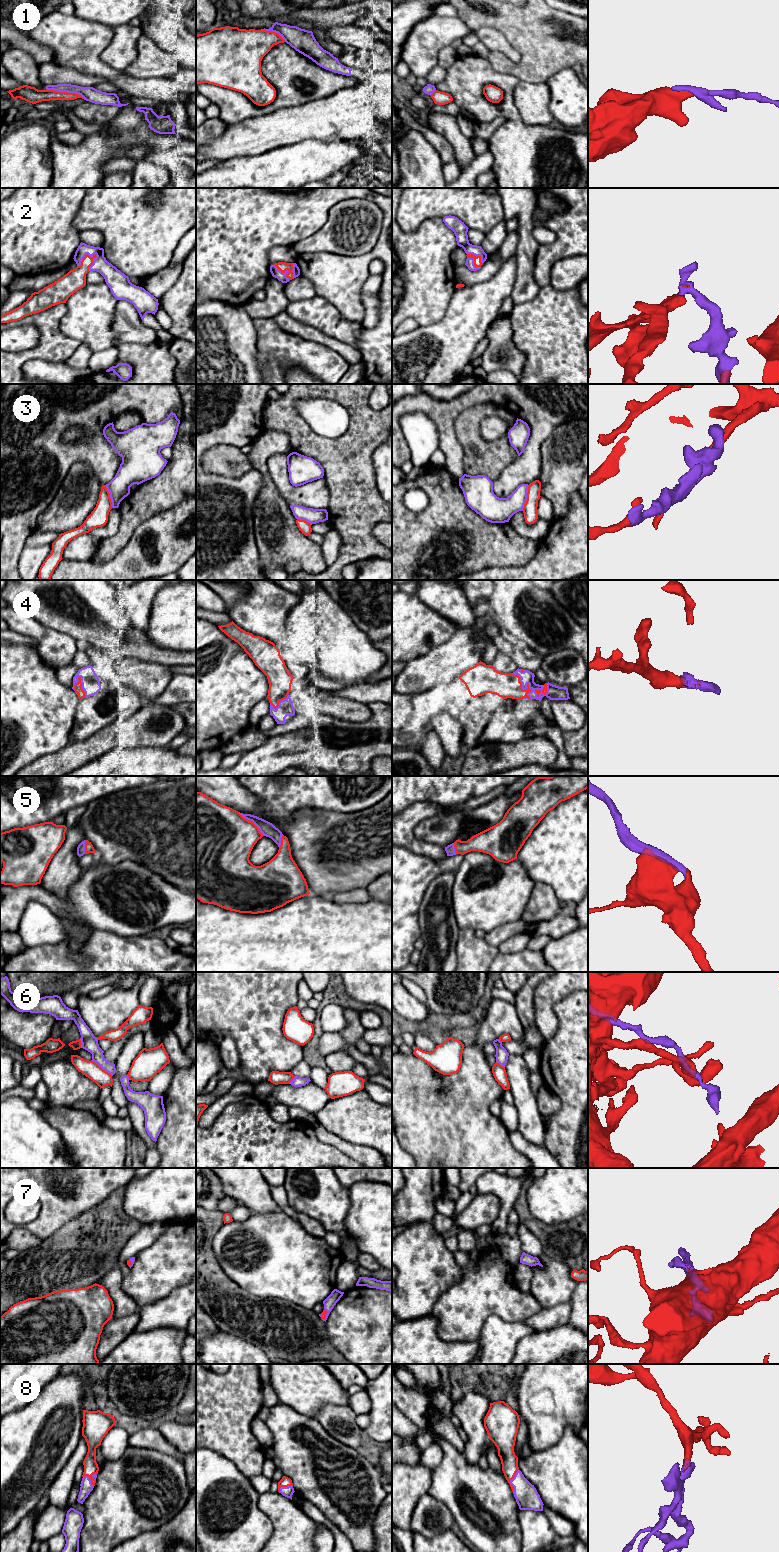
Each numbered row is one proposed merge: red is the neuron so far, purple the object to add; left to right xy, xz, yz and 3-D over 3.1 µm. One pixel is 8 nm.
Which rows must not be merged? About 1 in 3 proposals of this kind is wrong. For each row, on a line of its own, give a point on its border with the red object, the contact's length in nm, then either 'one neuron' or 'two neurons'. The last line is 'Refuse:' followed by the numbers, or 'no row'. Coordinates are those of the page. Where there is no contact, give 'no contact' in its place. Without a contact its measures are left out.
1: meets red in xy at (65, 92); contact 320 nm long; two neurons
2: meets red in xy at (85, 256); contact 190 nm long; one neuron
3: meets red in yz at (527, 498); contact 220 nm long; two neurons
4: meets red in yz at (521, 687); contact 260 nm long; one neuron
5: meets red in xz at (252, 822); contact 280 nm long; one neuron
6: meets red in xy at (101, 1068); contact 220 nm long; two neurons
7: meets red in xz at (325, 1315); contact 90 nm long; one neuron
8: meets red in yz at (509, 1481); contact 200 nm long; one neuron
Refuse: 1, 3, 6

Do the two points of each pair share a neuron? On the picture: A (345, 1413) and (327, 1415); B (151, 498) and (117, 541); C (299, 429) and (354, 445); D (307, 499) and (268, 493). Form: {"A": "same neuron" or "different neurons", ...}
{"A": "same neuron", "B": "same neuron", "C": "same neuron", "D": "different neurons"}

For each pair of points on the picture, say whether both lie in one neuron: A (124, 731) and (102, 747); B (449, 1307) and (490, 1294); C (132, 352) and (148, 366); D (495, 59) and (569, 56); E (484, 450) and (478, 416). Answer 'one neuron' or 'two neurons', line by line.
A: one neuron
B: one neuron
C: one neuron
D: one neuron
E: one neuron

